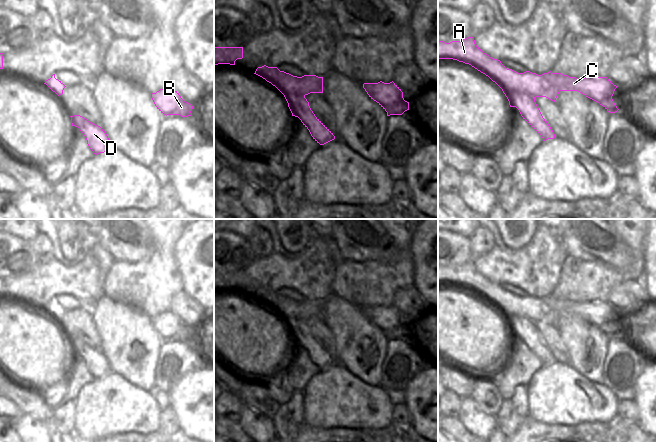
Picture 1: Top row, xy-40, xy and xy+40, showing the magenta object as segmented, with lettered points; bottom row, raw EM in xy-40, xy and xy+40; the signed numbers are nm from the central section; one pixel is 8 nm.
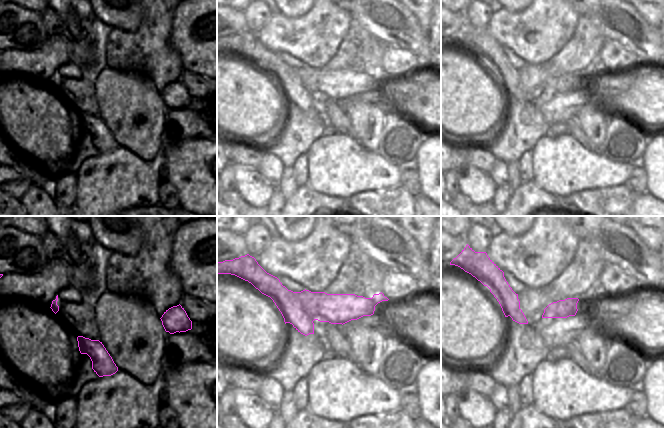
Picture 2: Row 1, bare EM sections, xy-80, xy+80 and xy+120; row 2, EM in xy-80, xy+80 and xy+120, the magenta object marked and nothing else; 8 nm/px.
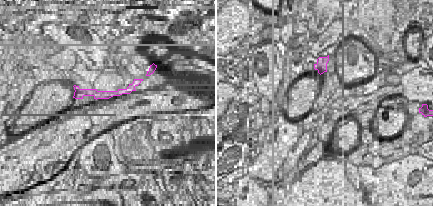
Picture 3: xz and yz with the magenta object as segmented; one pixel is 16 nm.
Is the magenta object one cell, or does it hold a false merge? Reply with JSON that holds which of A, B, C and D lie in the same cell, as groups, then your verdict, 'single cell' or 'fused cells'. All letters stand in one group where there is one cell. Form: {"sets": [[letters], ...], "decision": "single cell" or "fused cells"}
{"sets": [["A", "B", "C"], ["D"]], "decision": "fused cells"}

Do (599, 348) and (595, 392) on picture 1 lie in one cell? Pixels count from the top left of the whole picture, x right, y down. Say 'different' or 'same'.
different

